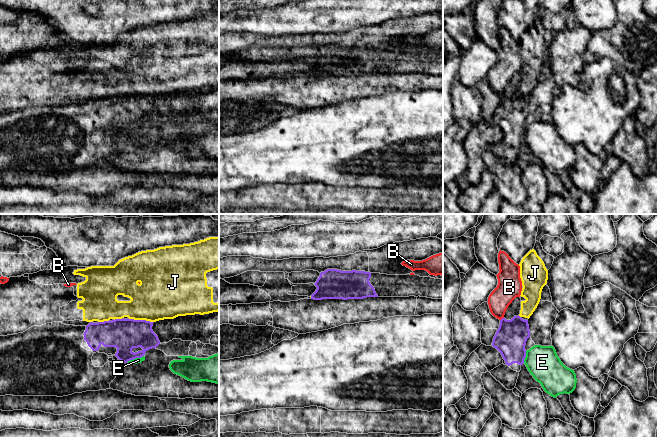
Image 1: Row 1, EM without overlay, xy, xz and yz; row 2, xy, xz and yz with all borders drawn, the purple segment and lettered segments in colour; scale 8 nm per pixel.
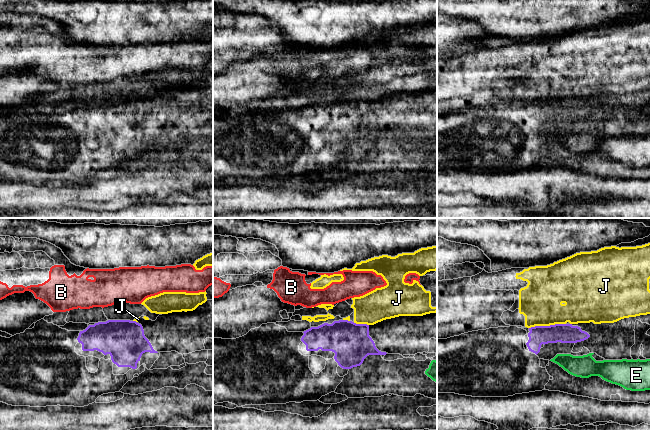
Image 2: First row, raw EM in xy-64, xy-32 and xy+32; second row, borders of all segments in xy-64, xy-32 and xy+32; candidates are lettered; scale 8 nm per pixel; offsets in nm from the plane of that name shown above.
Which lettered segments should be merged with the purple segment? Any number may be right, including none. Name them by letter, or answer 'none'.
none

